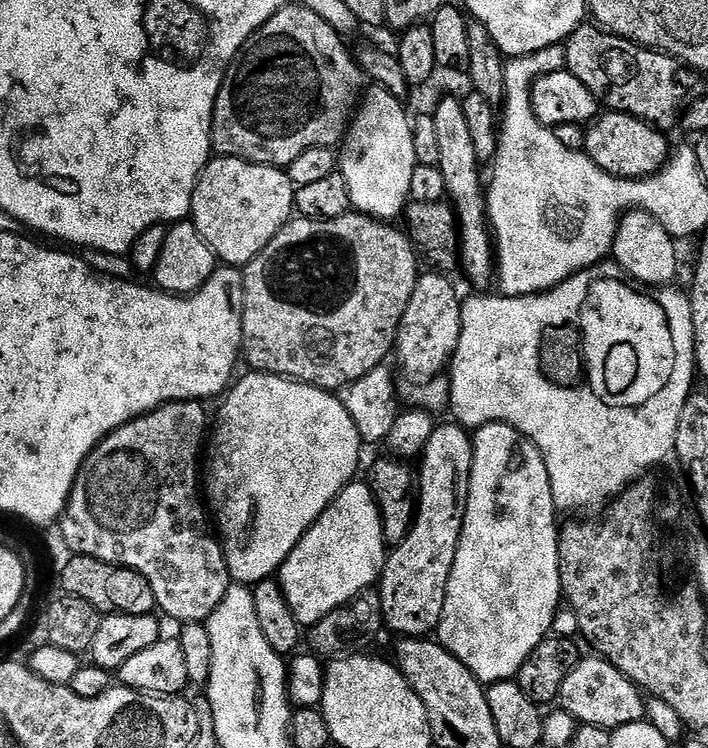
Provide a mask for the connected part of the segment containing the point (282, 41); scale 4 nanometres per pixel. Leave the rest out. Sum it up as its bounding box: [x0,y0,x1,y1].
[212,2,366,169]

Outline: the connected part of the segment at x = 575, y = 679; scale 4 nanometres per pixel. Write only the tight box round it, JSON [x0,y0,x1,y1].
[558,654,644,730]

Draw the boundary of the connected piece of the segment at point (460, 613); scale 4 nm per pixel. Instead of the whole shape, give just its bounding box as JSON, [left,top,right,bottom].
[434,424,562,686]

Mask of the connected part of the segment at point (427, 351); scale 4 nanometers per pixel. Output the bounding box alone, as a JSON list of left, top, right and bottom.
[395,270,462,382]

